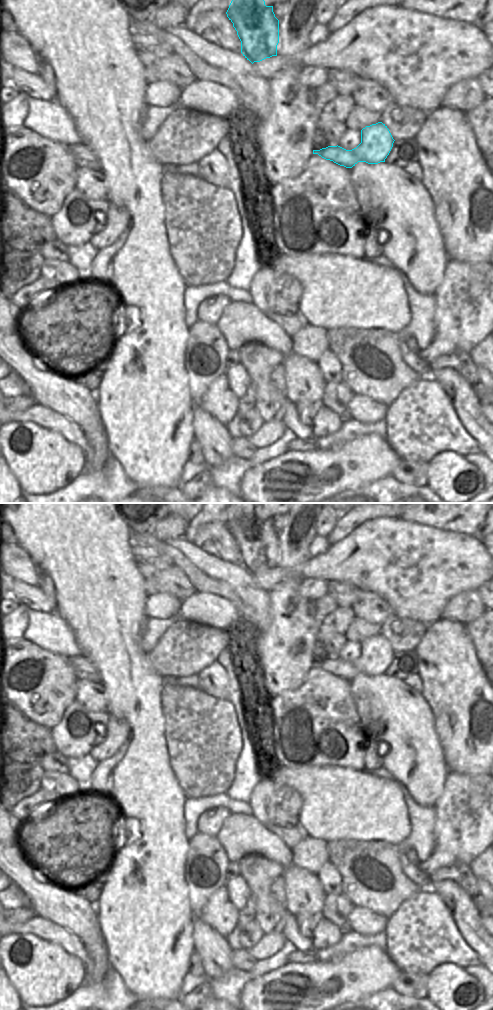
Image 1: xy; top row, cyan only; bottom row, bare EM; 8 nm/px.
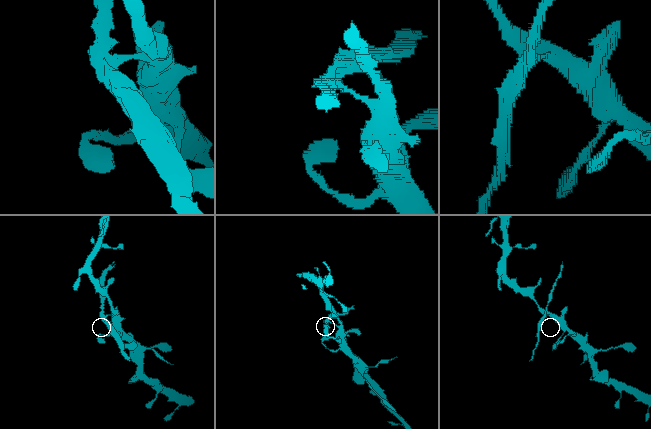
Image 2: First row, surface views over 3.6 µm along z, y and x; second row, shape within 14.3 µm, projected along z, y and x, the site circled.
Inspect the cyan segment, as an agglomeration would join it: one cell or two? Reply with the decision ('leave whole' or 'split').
split

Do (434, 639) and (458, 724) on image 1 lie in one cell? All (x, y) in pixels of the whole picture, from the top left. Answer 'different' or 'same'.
same

